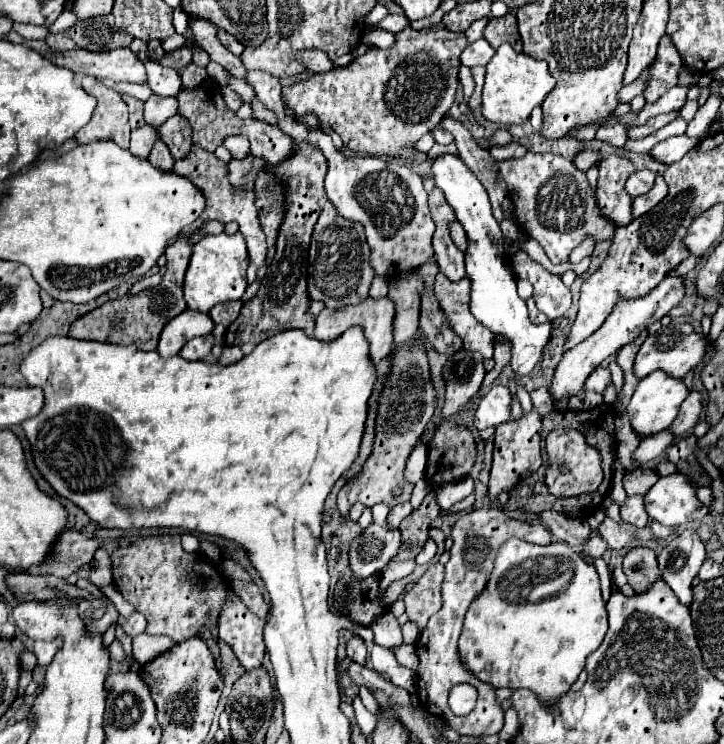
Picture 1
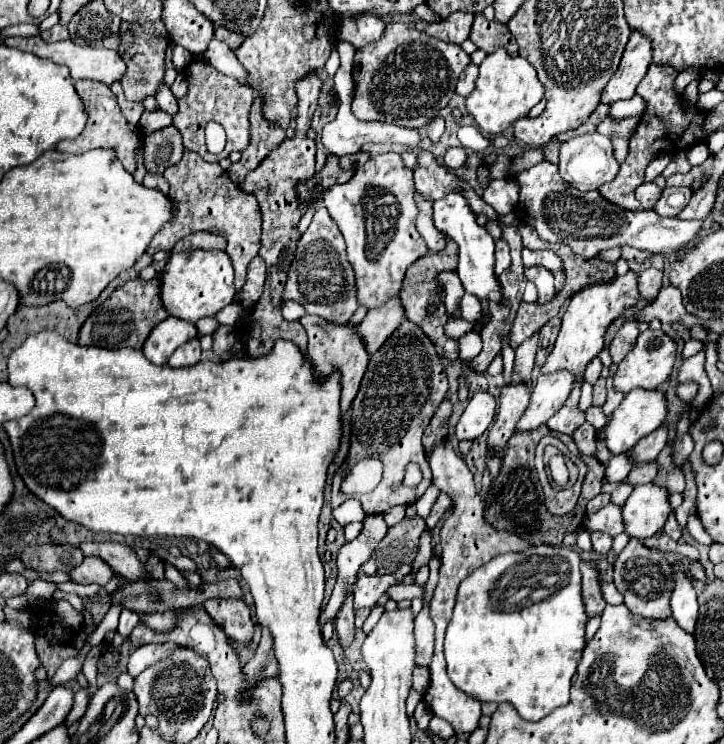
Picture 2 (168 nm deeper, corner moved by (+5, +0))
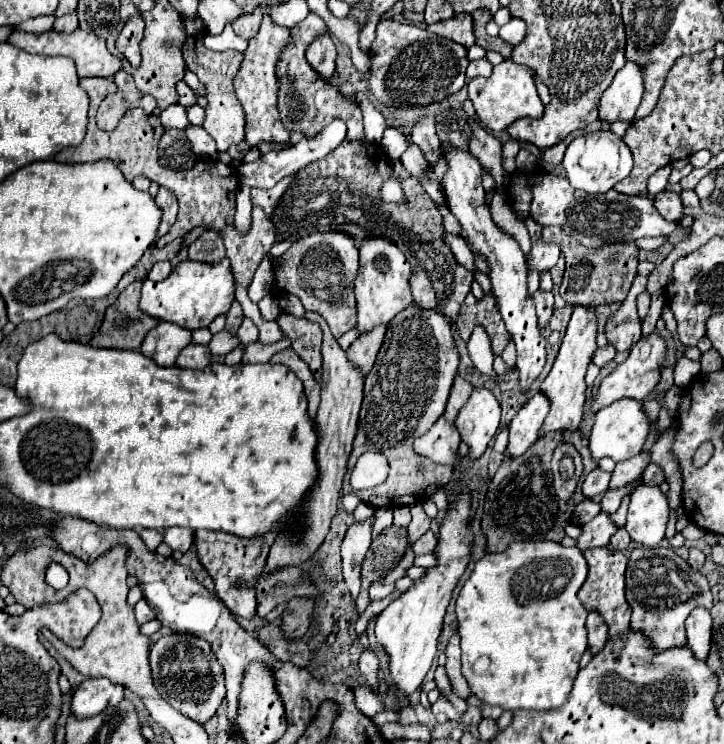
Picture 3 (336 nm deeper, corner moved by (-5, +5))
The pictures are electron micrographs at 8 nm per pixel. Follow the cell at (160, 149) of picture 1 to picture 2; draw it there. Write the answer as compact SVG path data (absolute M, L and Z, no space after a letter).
M146 174L144 176L144 182L142 184L146 184L148 188L156 188L156 190L162 190L164 194L168 194L168 182L164 180L164 176L162 174Z

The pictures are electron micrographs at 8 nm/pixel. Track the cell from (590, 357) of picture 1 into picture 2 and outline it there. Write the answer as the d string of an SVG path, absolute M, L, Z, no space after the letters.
M558 370L554 374L540 374L536 386L532 388L530 406L518 422L518 430L532 430L544 424L558 408L564 406L570 390L574 388L574 374L568 370Z

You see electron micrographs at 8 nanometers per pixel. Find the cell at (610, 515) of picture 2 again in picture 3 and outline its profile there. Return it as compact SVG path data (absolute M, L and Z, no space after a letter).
M598 513L590 523L582 525L582 533L576 539L576 547L580 547L582 551L590 547L606 547L614 533L616 525L610 521L610 515Z

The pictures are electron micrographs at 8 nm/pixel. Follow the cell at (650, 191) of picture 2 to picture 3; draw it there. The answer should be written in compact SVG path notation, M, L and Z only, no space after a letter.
M662 191L654 197L654 205L658 209L658 213L662 217L666 217L668 221L680 221L684 215L684 205L680 195L670 193L670 191Z

